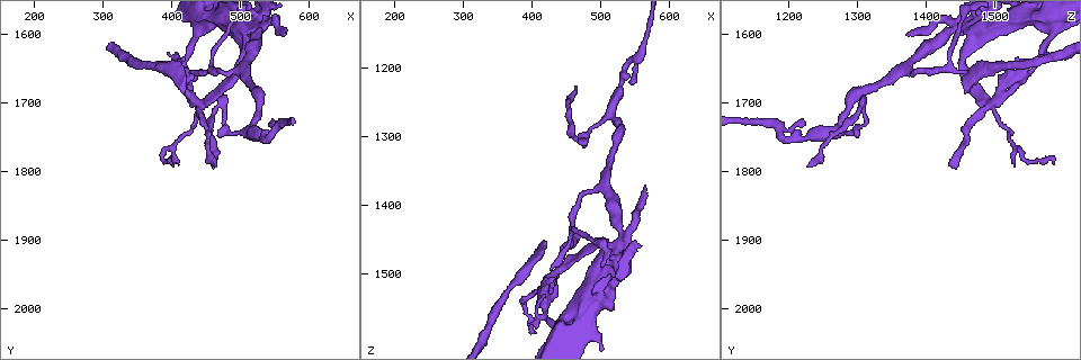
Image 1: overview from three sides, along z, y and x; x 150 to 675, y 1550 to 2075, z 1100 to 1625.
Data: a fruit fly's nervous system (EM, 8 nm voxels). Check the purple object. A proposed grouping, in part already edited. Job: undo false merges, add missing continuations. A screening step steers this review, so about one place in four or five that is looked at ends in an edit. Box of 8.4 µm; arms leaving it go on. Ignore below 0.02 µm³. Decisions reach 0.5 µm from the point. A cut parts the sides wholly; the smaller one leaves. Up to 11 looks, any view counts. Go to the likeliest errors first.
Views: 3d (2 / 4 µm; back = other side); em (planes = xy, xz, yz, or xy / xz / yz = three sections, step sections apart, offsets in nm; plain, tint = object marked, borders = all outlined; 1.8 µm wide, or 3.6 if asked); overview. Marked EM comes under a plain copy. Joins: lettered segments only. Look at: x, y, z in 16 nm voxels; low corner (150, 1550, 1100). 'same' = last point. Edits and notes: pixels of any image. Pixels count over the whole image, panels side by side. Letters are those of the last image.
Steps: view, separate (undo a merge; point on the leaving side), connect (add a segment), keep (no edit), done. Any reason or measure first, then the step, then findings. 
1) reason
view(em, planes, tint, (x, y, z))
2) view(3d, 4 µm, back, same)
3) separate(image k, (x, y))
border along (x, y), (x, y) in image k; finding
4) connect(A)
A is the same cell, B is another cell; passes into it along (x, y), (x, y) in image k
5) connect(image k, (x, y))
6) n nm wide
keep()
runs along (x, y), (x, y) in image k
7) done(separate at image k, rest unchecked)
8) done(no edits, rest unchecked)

closes a loop
view(em, xy, step 16, tint, (495, 1590, 1490))

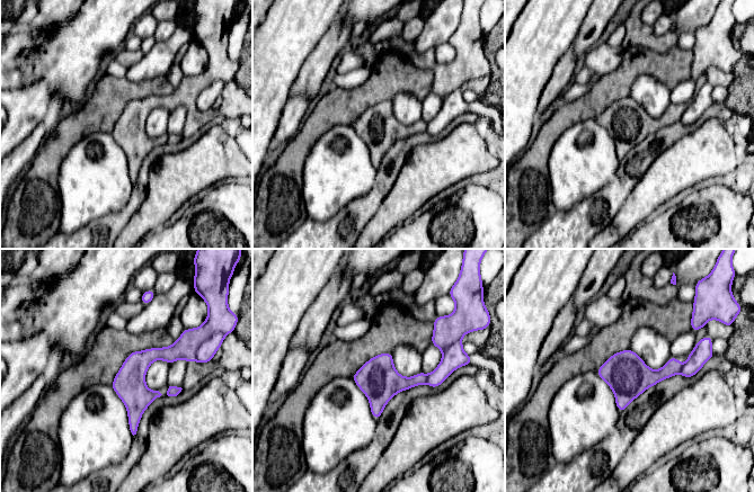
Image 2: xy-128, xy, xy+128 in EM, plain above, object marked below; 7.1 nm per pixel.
view(em, planes, borders, same)

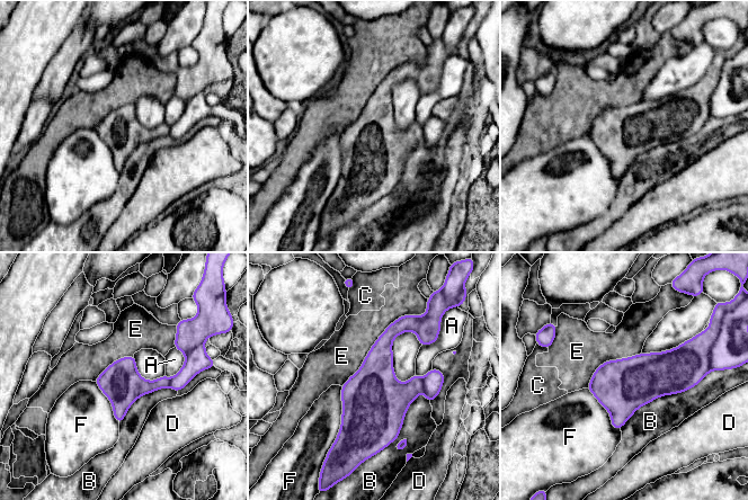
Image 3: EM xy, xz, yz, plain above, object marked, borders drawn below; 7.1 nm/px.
E touches over 750 nm
keep()
A, B, C, D, E and F are other cells; continuous, no second neuron

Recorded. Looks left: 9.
three arms meet
view(em, xz, step 4, tint, (505, 1635, 1375))

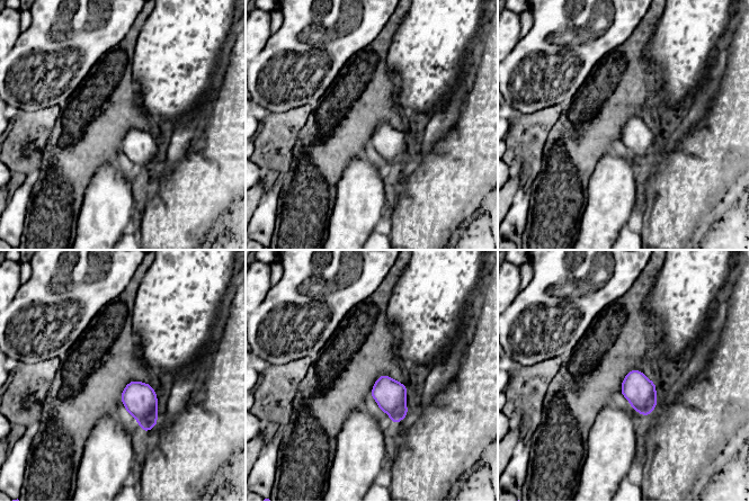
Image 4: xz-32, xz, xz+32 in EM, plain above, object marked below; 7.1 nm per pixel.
cut it another way
view(em, planes, borders, same)

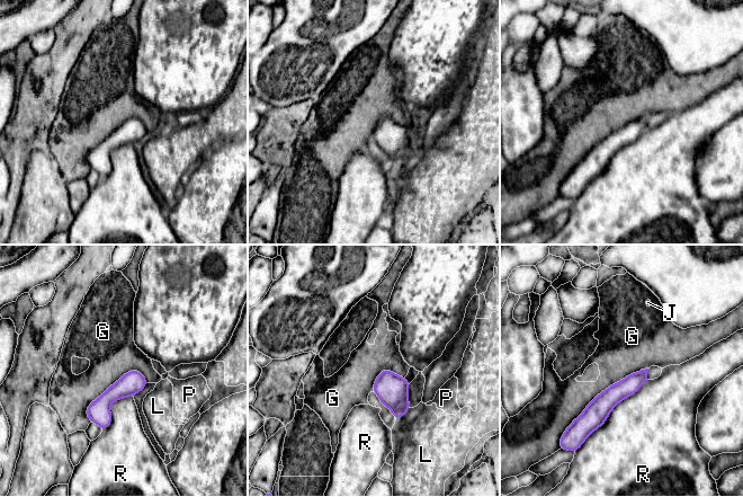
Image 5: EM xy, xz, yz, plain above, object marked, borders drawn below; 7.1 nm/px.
140 nm wide
keep()
G, J, L, P and R are other cells; border along (647, 367), (611, 383), (570, 425) in image 5; continuous, no second neuron

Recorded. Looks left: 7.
free end
view(3d, 2 µm, (415, 1685, 1450))

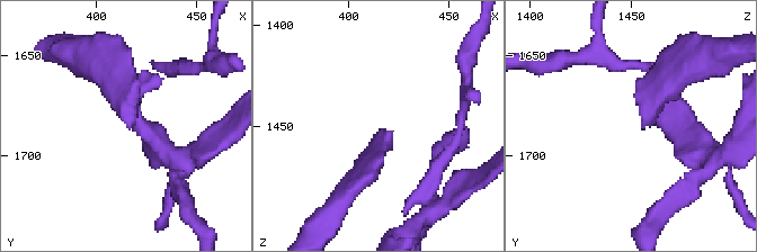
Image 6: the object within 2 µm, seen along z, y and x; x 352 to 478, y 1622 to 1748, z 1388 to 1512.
view(em, xy, step 8, tint, (415, 1686, 1456))

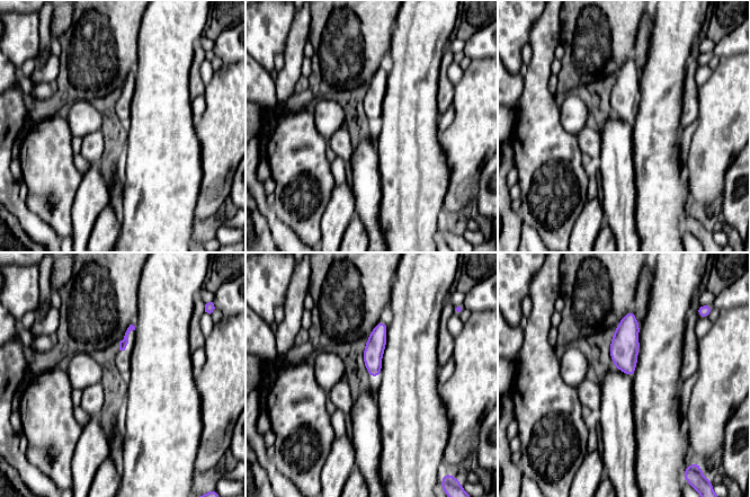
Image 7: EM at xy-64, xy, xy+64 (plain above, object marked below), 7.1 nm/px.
another direction
view(em, planes, borders, same)

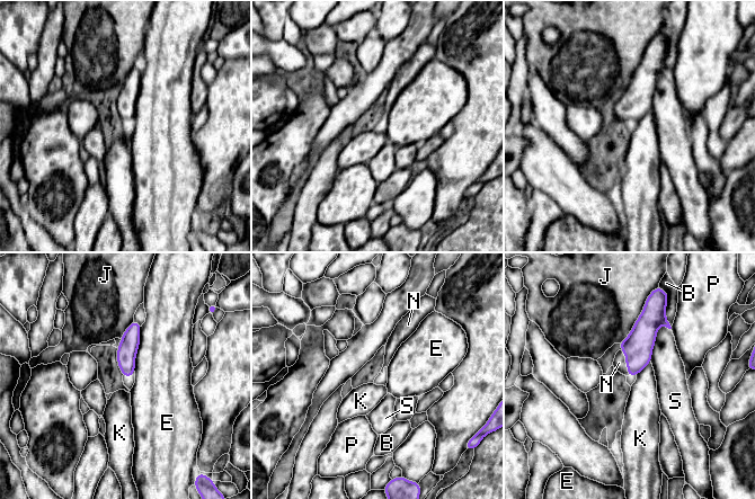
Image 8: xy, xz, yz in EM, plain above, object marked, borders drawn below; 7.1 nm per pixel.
130 nm wide
connect(N)
N is the same cell, B, E, J, K, P and S are other cells; it goes on there

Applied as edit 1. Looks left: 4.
thin neck
view(3d, 2 µm, (415, 1635, 1565))

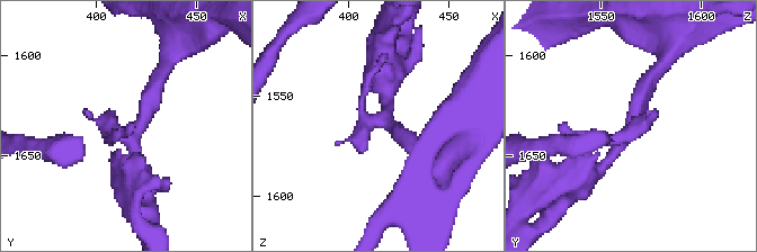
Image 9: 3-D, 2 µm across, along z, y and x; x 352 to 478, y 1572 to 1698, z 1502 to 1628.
arms of 200, 220 nm
view(em, planes, tint, (420, 1638, 1564))

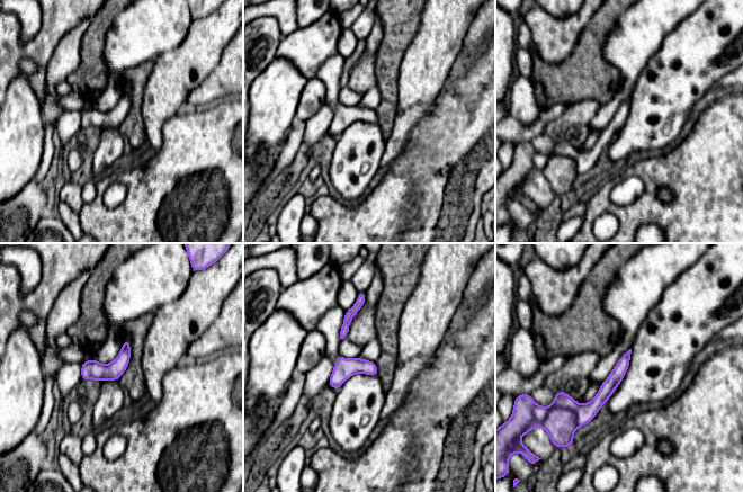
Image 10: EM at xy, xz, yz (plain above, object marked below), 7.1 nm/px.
what lies round it
view(em, planes, borders, same)

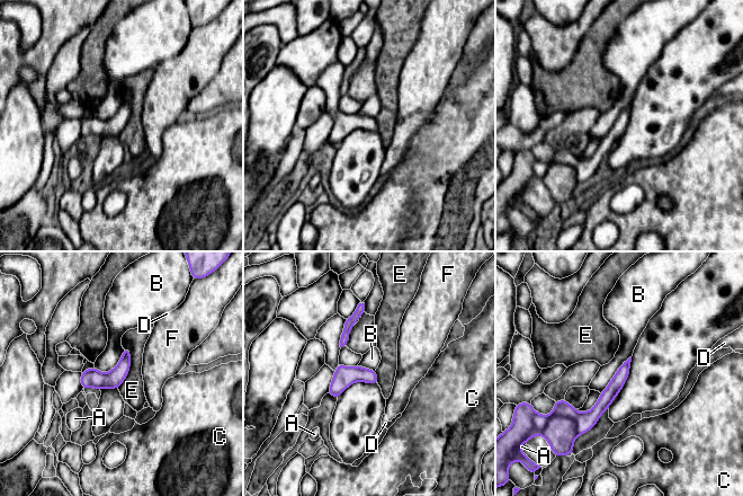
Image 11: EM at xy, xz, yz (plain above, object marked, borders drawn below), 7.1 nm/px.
keep()
A, B, C, D, E and F are other cells; runs along (627, 364), (590, 417), (564, 413) in image 11; all the same neuron

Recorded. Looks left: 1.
done(connect at image 8, rest unchecked)

